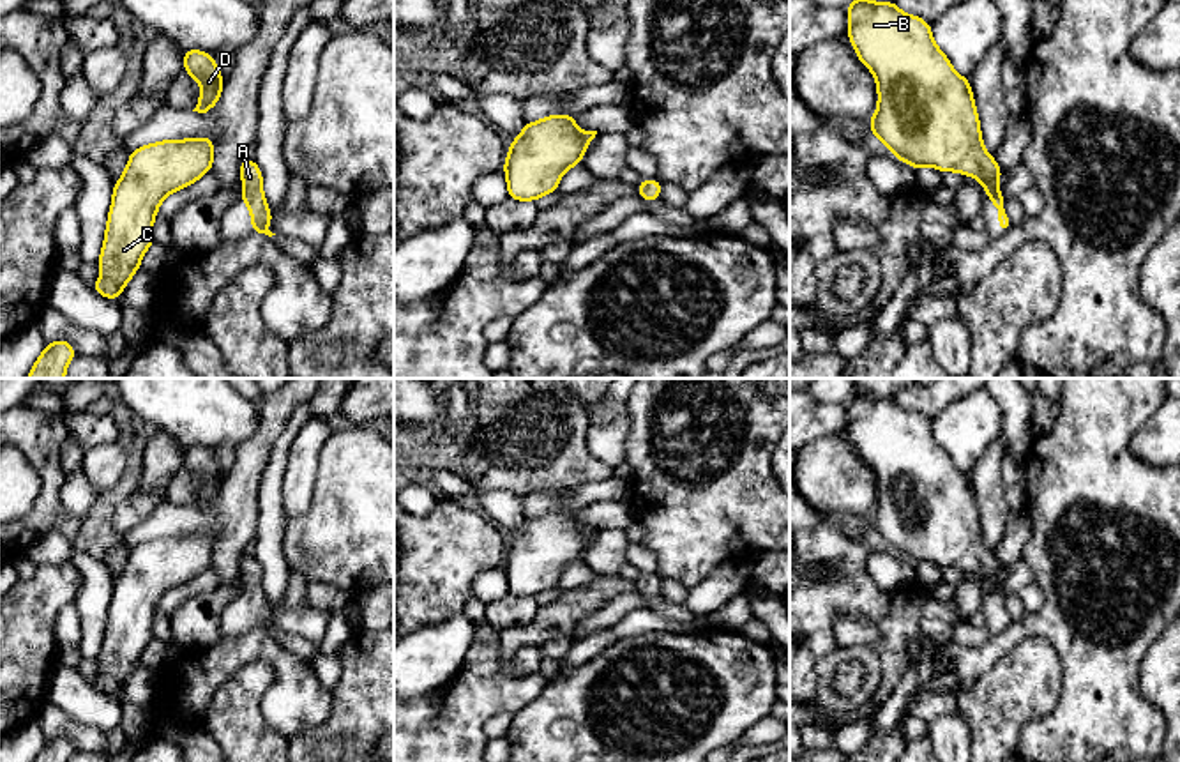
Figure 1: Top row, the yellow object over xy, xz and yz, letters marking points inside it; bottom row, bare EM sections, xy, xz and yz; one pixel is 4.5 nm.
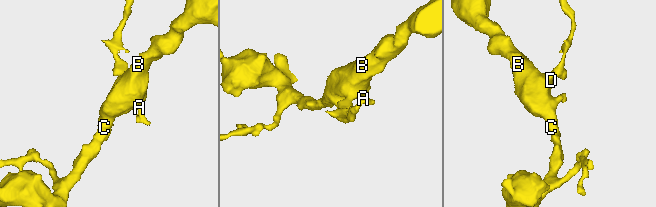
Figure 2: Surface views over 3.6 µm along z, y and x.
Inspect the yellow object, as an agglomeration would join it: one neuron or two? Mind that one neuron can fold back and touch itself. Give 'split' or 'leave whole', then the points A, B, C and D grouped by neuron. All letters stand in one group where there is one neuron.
leave whole | A B C D

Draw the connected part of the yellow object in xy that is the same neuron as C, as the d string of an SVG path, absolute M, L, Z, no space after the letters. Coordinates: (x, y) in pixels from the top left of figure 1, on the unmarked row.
M198 532L164 536L129 550L115 578L104 638L99 652L101 674L90 681L104 695L117 697L141 652L155 638L154 613L163 596L201 575L214 564L214 536Z

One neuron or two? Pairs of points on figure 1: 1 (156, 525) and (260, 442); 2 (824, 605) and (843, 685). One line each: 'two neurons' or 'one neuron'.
1: one neuron
2: two neurons

